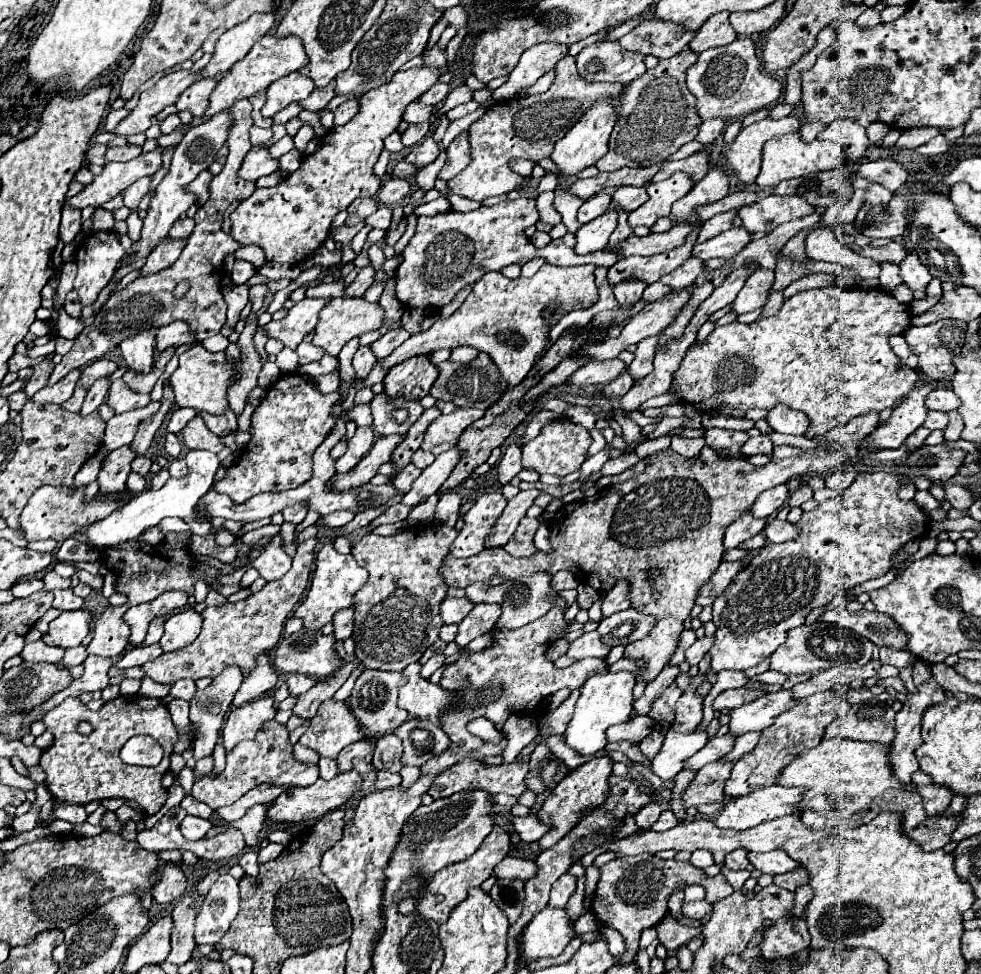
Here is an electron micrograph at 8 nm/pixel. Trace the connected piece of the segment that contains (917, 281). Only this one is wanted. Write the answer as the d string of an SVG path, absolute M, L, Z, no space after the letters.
M909 253L899 267L901 267L903 283L905 283L909 289L913 289L913 291L925 289L925 287L929 285L929 281L933 279L931 273L929 273L929 269L919 261L917 253Z

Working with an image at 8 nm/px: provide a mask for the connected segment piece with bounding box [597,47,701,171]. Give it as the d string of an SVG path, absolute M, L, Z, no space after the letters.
M689 47L681 53L661 59L657 67L647 69L641 77L625 85L623 97L615 107L617 123L611 133L609 153L597 161L599 171L617 171L621 167L649 167L663 163L681 145L697 137L701 117L695 113L695 97L685 85L685 71L697 61Z

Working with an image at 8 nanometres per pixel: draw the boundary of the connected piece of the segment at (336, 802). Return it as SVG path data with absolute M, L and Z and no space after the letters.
M353 769L349 773L341 773L341 775L333 777L331 781L317 779L317 783L313 783L311 787L289 787L289 791L283 793L283 797L277 797L273 801L273 805L267 811L267 819L279 821L279 823L311 823L311 821L317 821L325 813L335 811L341 805L345 805L359 791L361 783L363 783L363 777Z

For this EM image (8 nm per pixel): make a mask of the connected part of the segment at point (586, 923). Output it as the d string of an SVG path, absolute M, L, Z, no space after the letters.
M585 913L577 919L575 923L575 931L577 935L583 935L583 933L589 933L589 931L597 931L597 917L591 915L591 913Z

